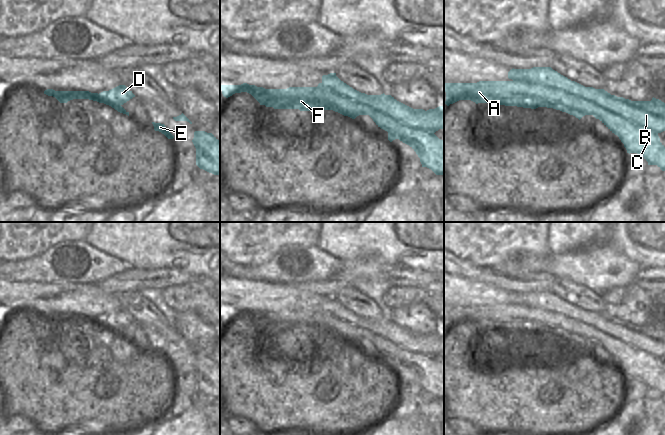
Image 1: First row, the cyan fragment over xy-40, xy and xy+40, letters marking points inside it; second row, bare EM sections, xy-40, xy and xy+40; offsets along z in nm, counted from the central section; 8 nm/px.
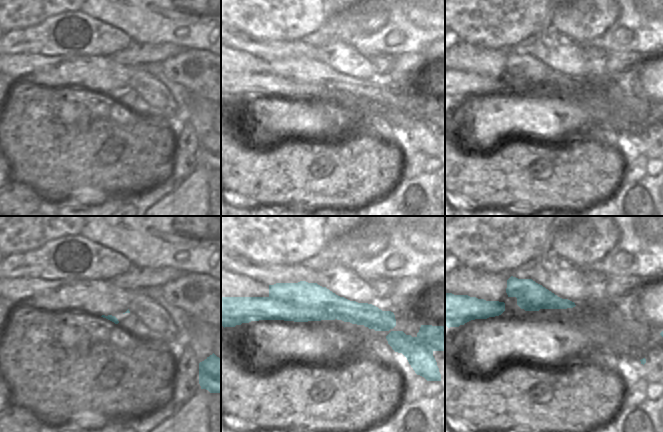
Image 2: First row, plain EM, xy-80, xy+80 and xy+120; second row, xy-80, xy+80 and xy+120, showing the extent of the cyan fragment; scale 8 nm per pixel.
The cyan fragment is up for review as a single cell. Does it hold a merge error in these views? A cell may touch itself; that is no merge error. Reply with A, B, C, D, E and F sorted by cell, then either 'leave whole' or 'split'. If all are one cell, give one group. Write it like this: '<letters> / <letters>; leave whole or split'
A C E F / B D; split

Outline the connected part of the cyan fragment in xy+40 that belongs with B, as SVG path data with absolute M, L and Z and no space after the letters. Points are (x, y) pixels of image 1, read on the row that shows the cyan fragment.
M551 67L513 68L508 72L508 78L514 81L525 81L535 85L547 85L553 89L561 89L565 93L591 101L637 125L647 127L655 133L665 131L665 103L654 97L651 101L631 101L617 97L604 89L585 87L571 81Z

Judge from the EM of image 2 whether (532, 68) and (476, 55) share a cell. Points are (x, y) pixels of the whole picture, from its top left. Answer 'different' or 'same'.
same

